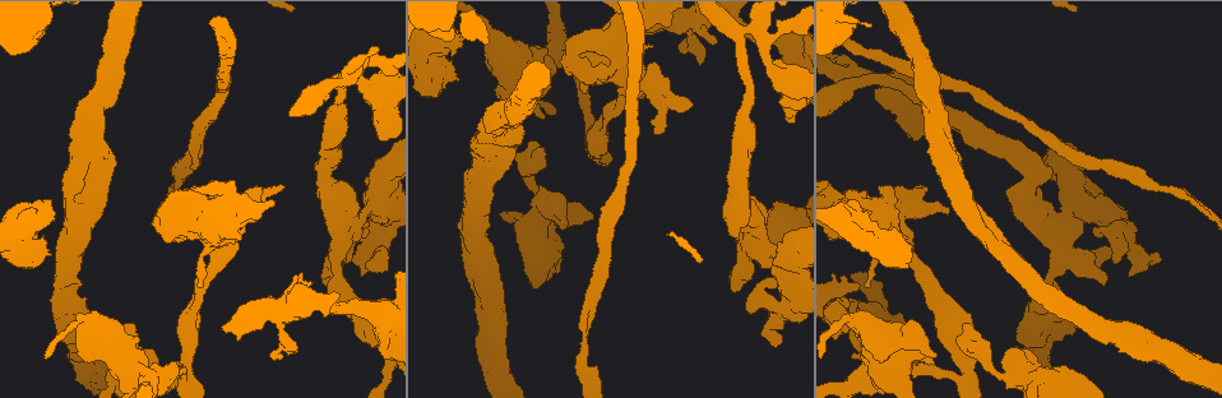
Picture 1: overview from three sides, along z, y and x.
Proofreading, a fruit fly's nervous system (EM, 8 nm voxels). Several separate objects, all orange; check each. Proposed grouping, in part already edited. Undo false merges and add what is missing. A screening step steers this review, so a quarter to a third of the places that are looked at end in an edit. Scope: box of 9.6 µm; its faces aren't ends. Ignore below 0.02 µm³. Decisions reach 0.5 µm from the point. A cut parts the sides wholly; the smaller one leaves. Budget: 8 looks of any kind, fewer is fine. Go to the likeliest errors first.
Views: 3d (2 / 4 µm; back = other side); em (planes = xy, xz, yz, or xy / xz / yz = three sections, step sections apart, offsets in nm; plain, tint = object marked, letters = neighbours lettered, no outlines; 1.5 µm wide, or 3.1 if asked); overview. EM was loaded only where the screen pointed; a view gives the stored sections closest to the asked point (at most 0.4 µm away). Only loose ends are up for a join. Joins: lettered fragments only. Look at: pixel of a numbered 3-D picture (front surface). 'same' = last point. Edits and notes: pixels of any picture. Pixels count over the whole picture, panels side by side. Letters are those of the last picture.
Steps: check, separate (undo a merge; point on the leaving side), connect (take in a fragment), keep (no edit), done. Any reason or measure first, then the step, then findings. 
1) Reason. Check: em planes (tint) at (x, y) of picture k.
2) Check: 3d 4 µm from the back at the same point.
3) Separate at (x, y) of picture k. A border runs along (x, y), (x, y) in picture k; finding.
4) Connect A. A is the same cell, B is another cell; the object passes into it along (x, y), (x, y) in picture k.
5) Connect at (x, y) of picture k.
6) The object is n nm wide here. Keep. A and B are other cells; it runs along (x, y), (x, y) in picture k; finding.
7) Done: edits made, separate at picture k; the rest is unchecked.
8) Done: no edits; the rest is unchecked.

An open end. Check: 3d 4 µm at (454, 53) of picture 1.

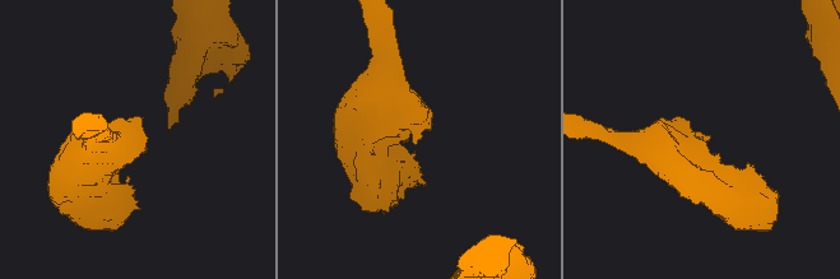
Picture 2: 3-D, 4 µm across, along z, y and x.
Need the tissue. Check: em xy step 8 (tint) at (414, 142) of picture 2.

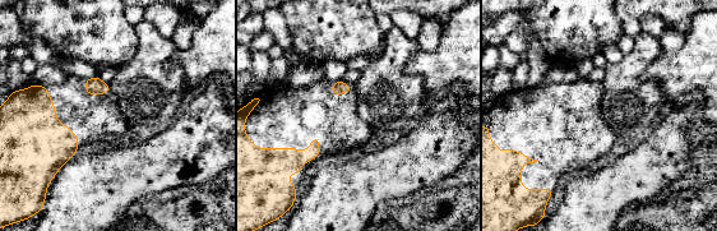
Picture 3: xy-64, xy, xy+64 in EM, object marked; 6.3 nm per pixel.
Check: em planes (letters) at the same point.

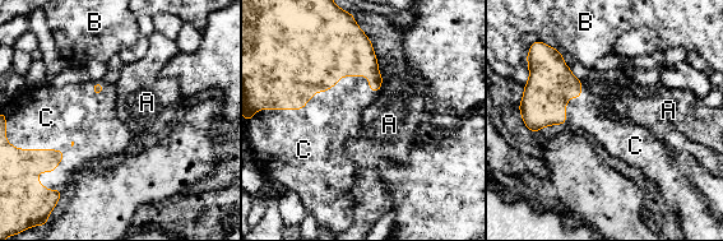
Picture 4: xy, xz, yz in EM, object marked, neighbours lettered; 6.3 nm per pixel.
Connect C. C is the same cell, A and B are other cells; it goes on there.

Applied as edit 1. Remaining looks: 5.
Check: 3d 2 µm at (331, 80) of picture 1.

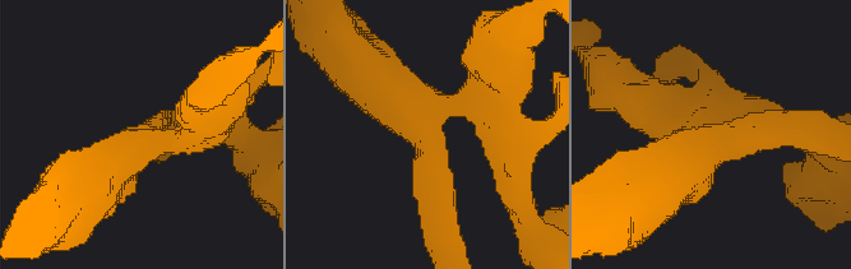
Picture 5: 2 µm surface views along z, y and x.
4 arms meet here; need the tissue. Check: em planes (letters) at (701, 140) of picture 5.

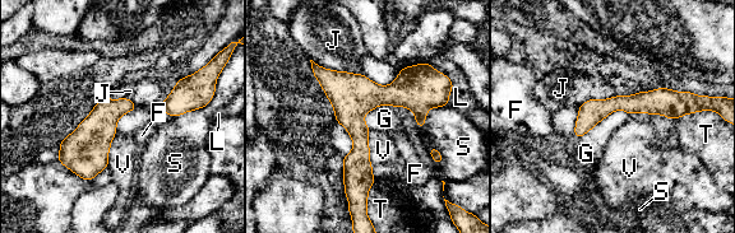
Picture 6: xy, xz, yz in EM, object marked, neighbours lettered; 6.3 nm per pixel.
Keep. F, G, J, L, S, T and V are other cells; a border runs along (628, 113), (614, 110), (578, 139) in picture 6; all the same neuron.

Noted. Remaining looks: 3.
Free end. Check: em planes (plain) at (134, 327) of picture 1.

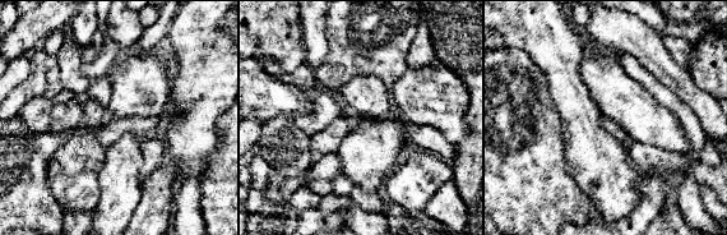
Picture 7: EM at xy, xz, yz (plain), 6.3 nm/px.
See the neighbours. Check: em planes (letters) at the same point.

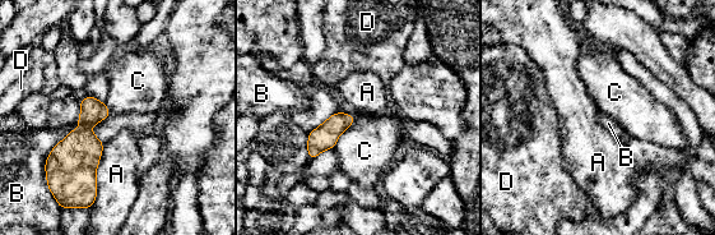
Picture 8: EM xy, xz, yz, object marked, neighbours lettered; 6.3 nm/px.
Keep. A, B, C and D are other cells; a border runs along (354, 118), (333, 147) in picture 8; no lettered fragment goes on from it.

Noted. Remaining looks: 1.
Done: edits made, connect at picture 4; the rest is unchecked.

